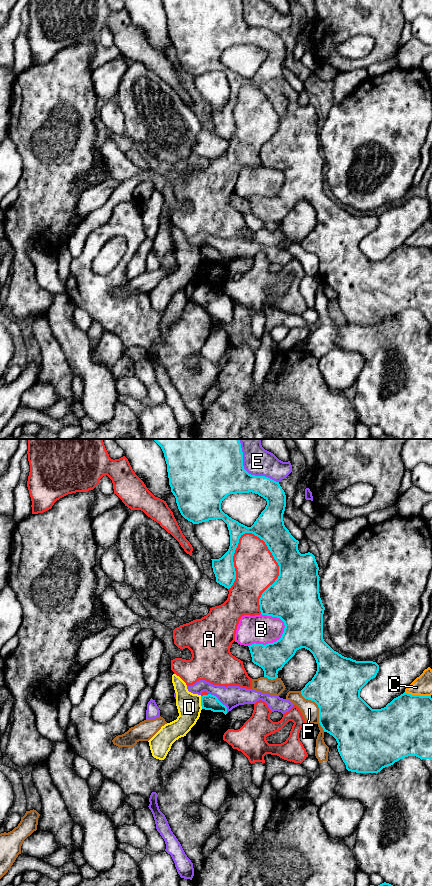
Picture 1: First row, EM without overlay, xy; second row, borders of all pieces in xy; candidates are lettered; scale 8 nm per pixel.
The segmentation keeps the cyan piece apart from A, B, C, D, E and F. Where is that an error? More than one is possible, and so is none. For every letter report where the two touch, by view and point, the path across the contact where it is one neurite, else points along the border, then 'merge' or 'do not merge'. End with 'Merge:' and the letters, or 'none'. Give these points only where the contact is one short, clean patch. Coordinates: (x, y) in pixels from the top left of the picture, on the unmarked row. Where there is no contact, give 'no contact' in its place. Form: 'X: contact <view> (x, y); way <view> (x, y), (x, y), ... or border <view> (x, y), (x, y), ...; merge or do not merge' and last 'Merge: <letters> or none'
A: contact xy (279, 120); do not merge
B: contact xy (271, 195); do not merge
C: contact xy (417, 247); do not merge
D: contact xy (201, 254); border xy (200, 248), (202, 260); do not merge
E: contact xy (250, 26); do not merge
F: contact xy (319, 261); do not merge
Merge: none

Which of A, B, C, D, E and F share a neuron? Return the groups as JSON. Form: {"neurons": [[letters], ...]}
{"neurons": [["A"], ["B"], ["C"], ["D"], ["E"], ["F"]]}

